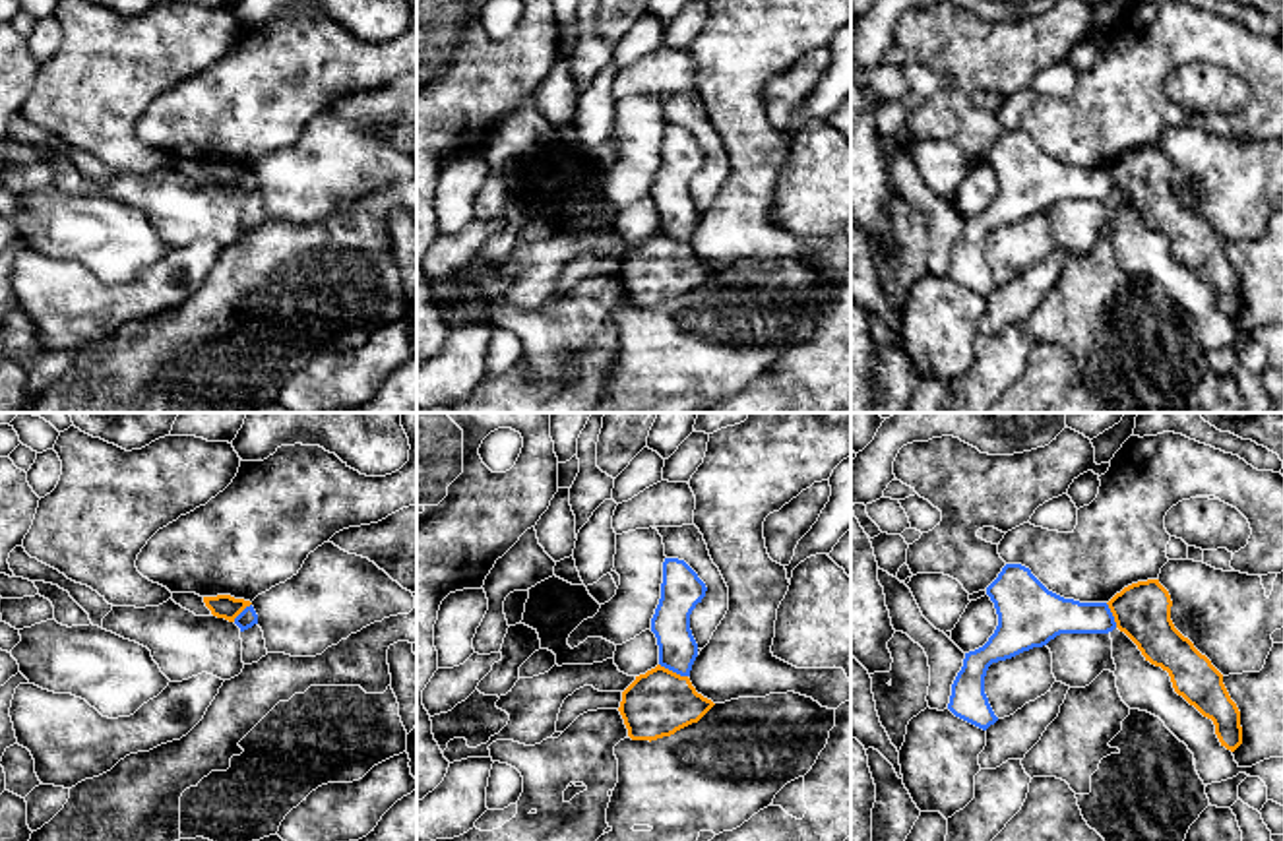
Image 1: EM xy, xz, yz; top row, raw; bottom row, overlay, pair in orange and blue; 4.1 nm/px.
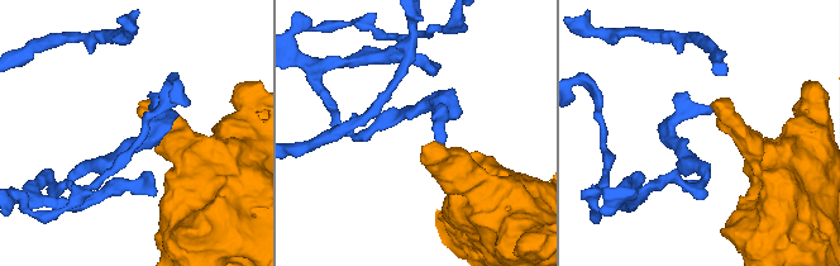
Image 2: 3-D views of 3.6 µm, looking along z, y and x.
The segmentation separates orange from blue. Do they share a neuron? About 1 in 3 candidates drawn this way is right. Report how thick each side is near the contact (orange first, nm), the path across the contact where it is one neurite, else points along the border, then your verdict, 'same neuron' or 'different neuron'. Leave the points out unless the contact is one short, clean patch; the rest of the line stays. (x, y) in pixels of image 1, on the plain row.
calibres 280 and 160 nm; border xz (659, 229), (687, 243); different neuron

